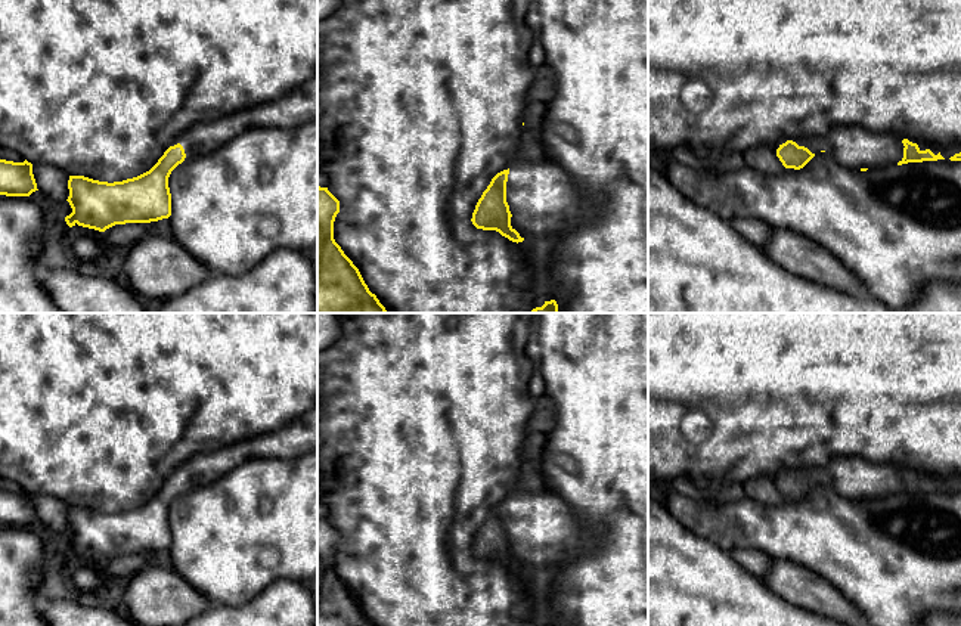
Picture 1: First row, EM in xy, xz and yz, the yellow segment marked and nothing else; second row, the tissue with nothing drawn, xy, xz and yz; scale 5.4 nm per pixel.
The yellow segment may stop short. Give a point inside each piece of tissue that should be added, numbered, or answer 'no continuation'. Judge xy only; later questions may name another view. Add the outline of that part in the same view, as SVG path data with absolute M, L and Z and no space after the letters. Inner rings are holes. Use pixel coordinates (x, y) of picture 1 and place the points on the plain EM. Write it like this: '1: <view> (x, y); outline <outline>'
1: xy (298, 437); outline M317 406L275 431L198 453L179 470L186 489L218 480L248 459L292 459L317 450Z

